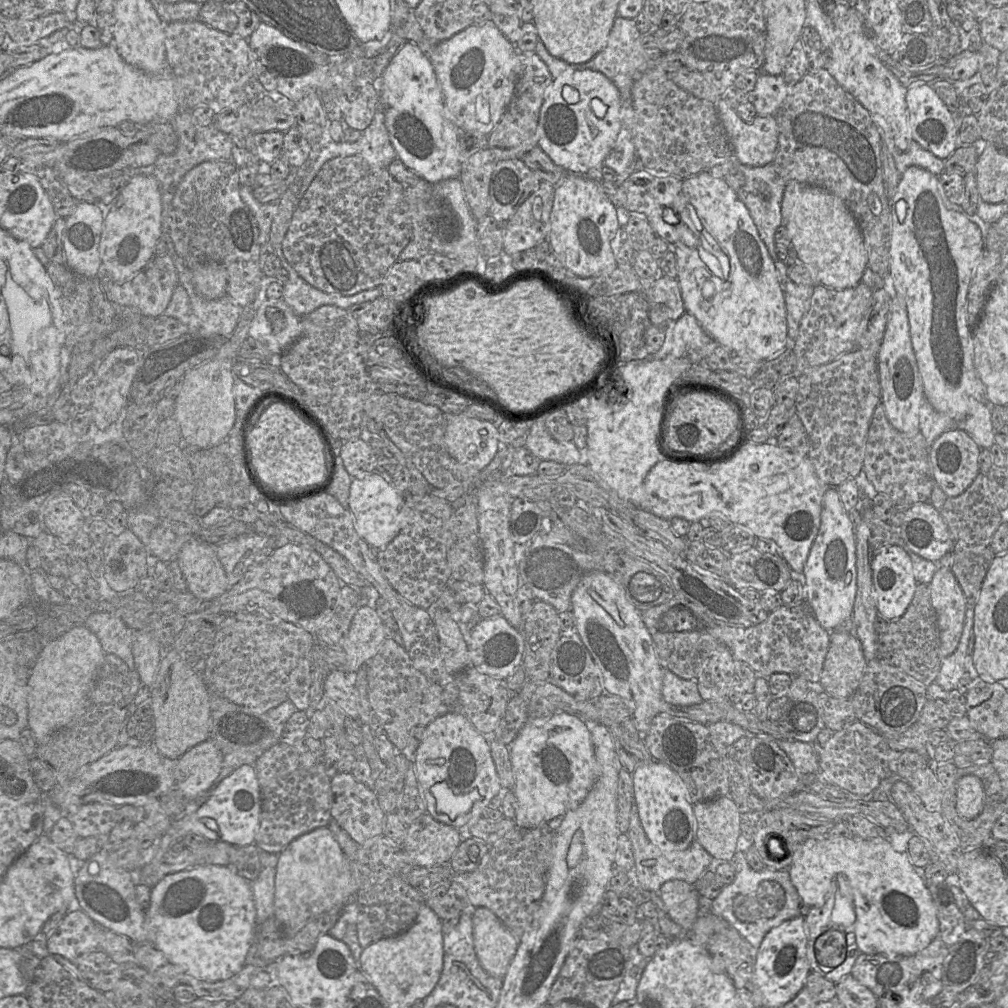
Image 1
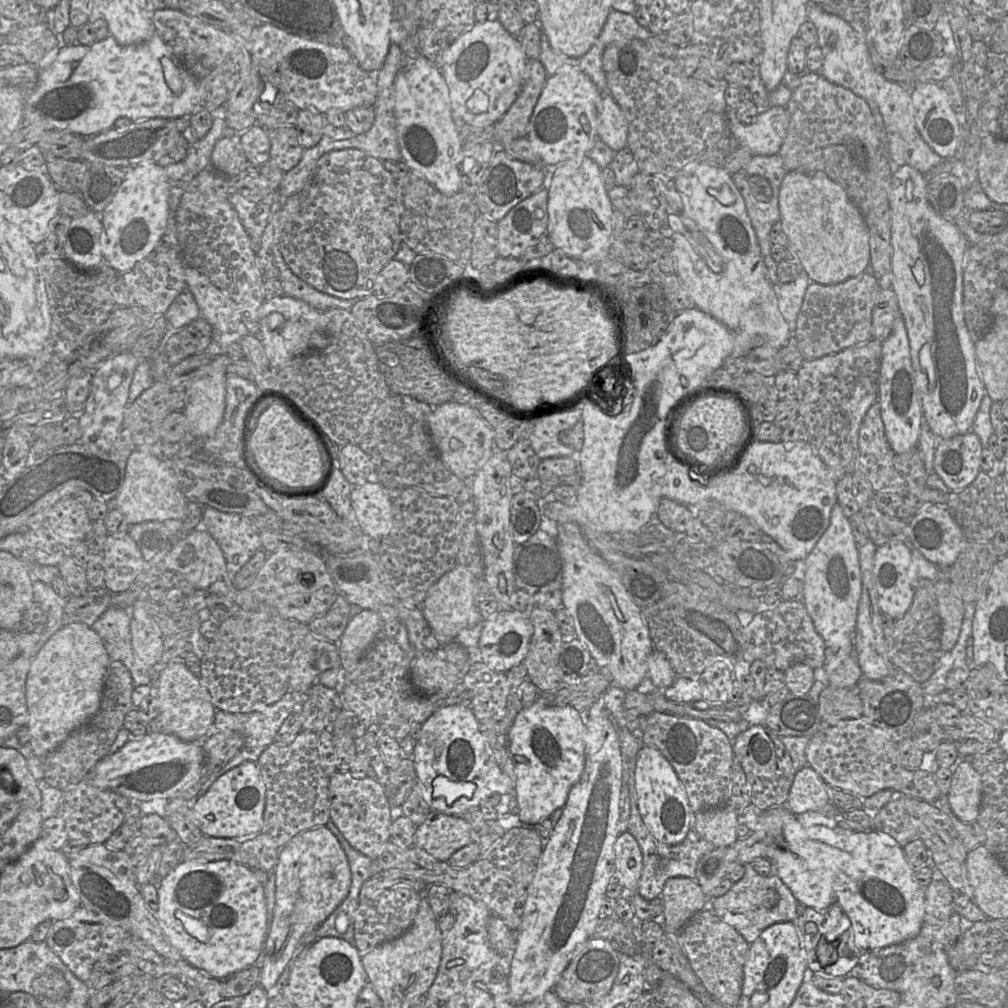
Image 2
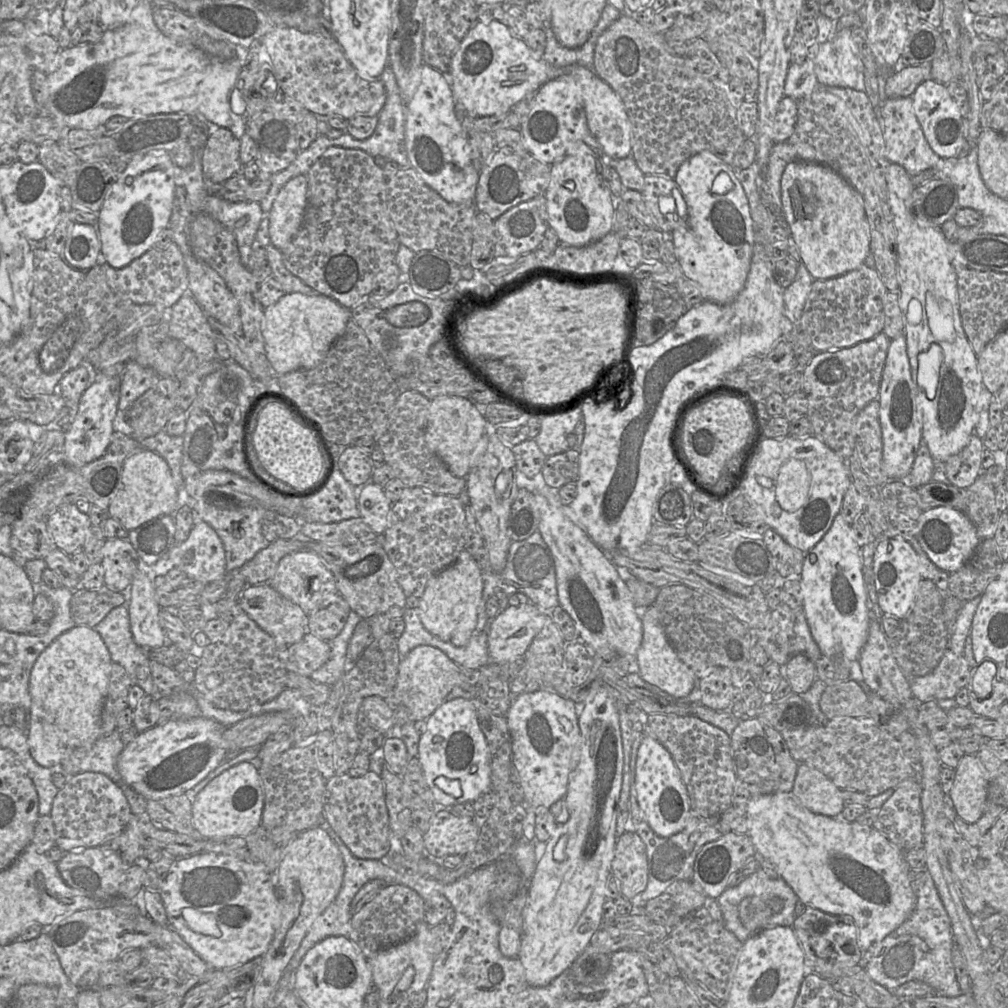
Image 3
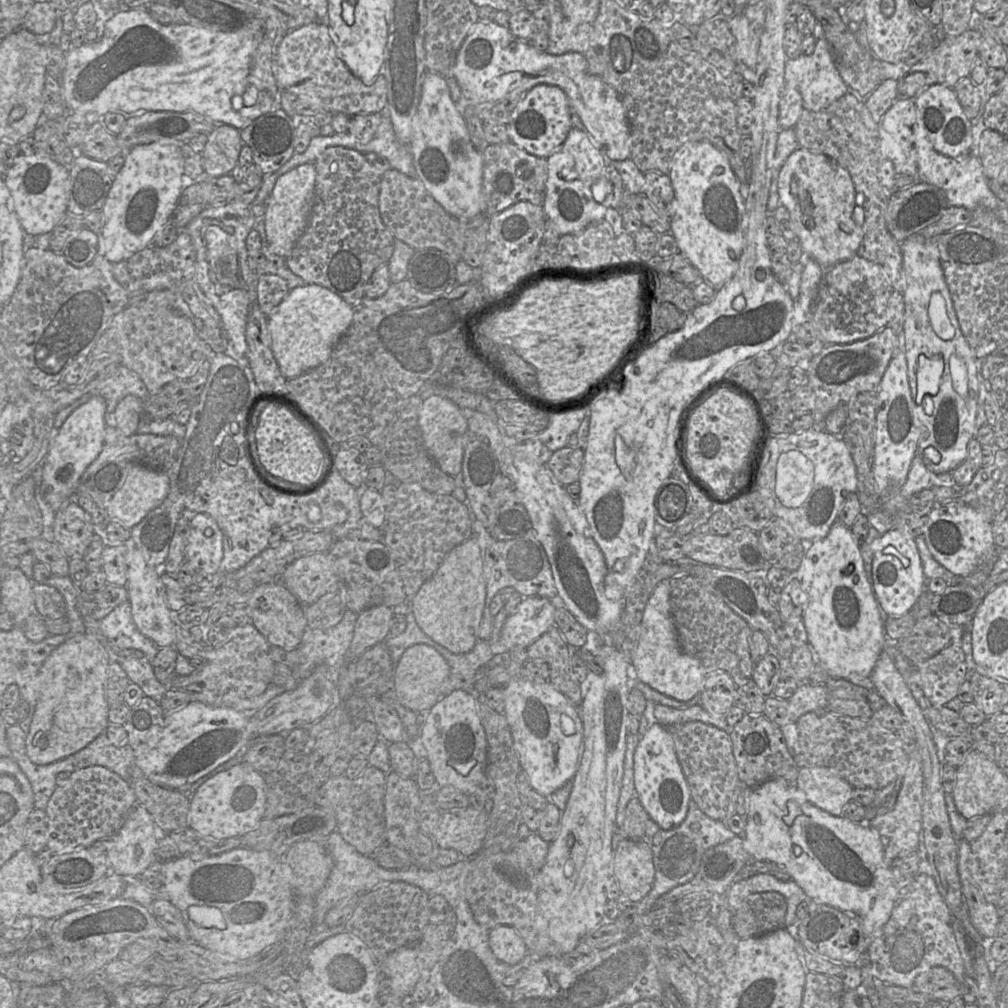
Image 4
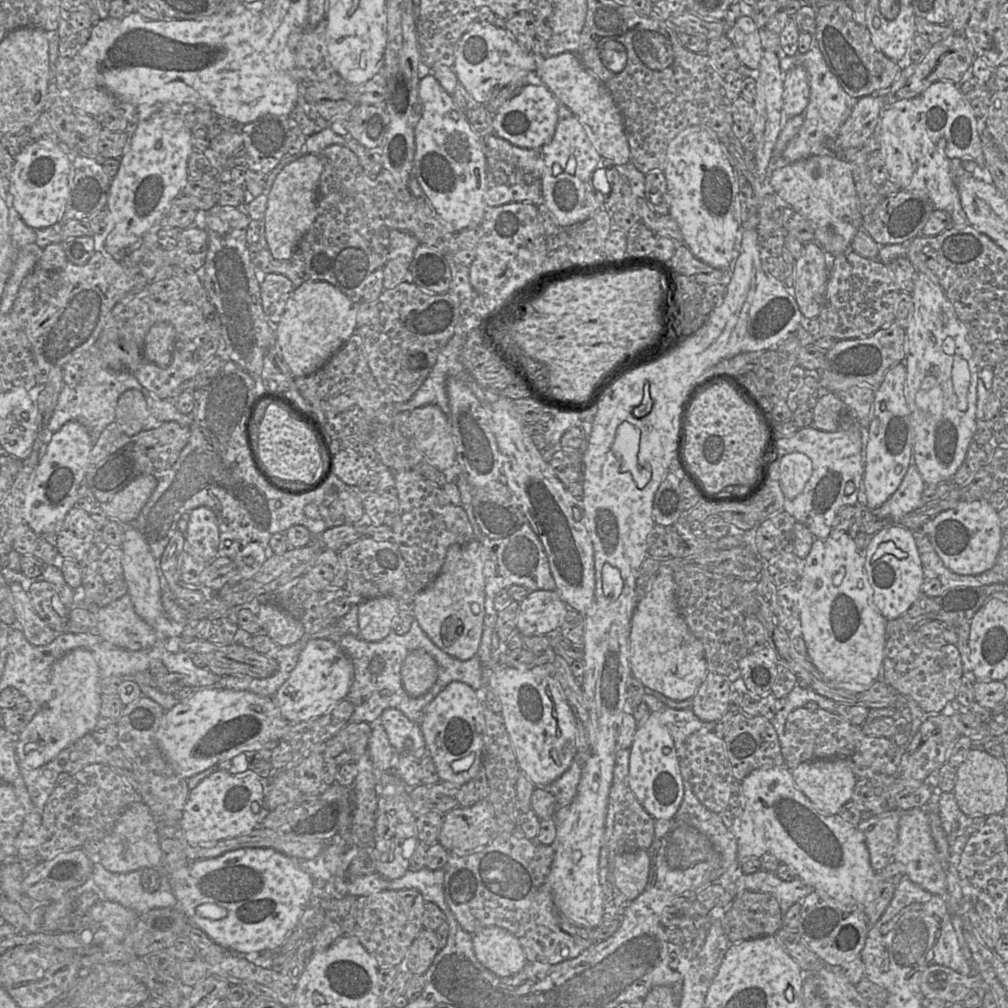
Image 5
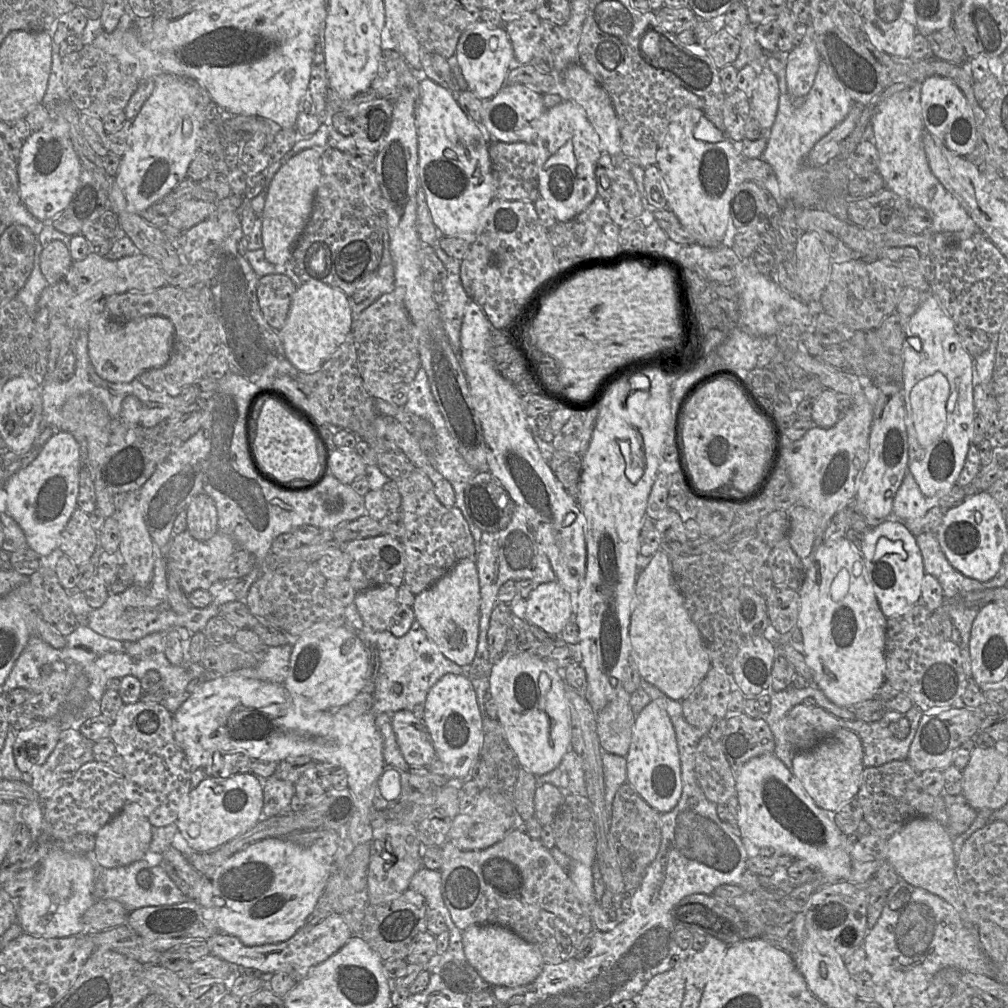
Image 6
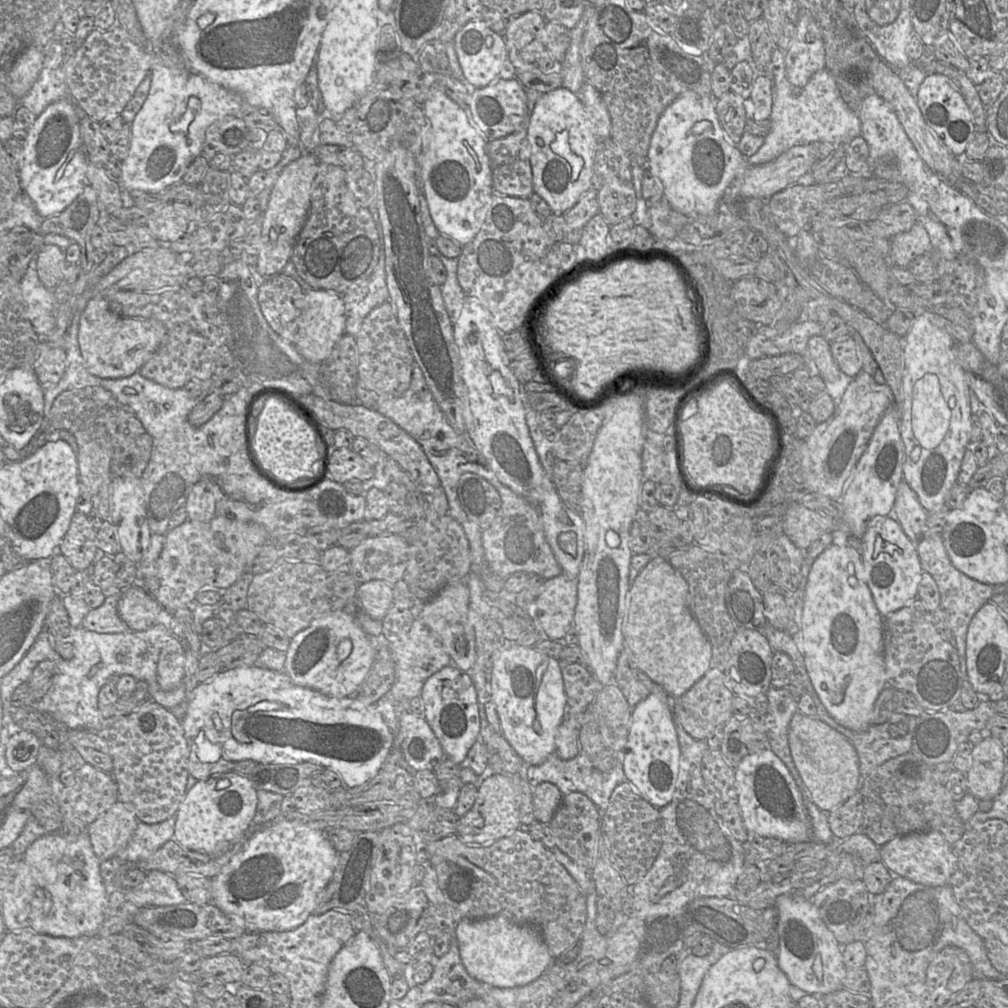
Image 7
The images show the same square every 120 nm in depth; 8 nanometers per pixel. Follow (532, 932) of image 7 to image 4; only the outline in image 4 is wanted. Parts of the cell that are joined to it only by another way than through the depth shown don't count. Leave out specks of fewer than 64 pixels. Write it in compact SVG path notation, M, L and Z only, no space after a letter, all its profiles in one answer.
M496 926L491 929L489 945L499 961L511 966L521 962L529 954L518 932L510 926Z

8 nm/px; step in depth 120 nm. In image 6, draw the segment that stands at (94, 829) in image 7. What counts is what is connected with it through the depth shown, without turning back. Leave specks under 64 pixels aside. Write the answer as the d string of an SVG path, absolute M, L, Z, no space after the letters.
M126 803L121 811L95 835L94 856L104 868L116 868L144 860L152 840L153 827L136 803Z

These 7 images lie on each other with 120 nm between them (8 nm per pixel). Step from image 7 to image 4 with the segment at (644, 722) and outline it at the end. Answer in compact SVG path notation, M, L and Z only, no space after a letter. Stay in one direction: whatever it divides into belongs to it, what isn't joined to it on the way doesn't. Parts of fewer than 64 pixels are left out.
M654 723L640 737L633 755L635 795L649 817L663 829L671 829L687 816L691 793L678 760L673 737L669 730Z

